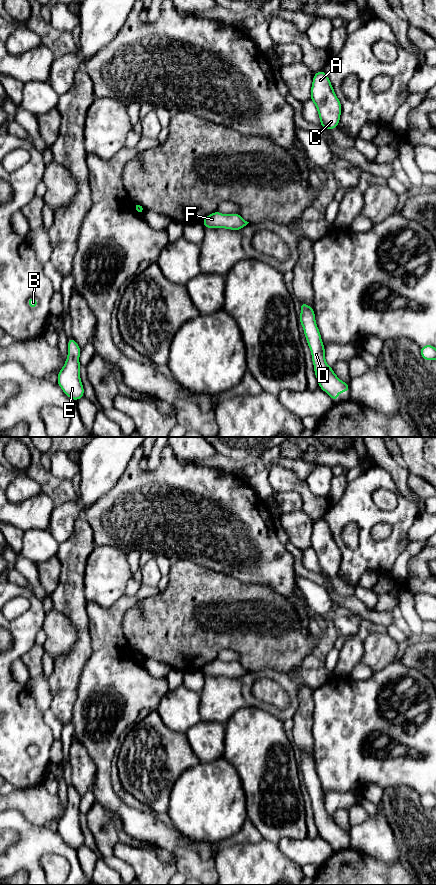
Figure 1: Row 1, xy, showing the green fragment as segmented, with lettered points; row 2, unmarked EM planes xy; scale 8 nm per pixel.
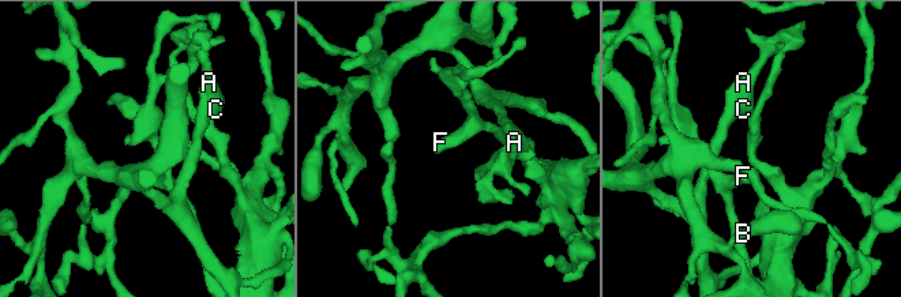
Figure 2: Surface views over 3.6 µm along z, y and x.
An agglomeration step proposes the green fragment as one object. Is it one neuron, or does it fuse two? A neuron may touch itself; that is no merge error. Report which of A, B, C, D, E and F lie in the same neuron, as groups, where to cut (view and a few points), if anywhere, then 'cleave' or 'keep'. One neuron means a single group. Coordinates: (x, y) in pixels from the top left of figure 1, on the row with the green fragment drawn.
groups A B C E / D F; cut xy (135, 204), (143, 211); cleave

